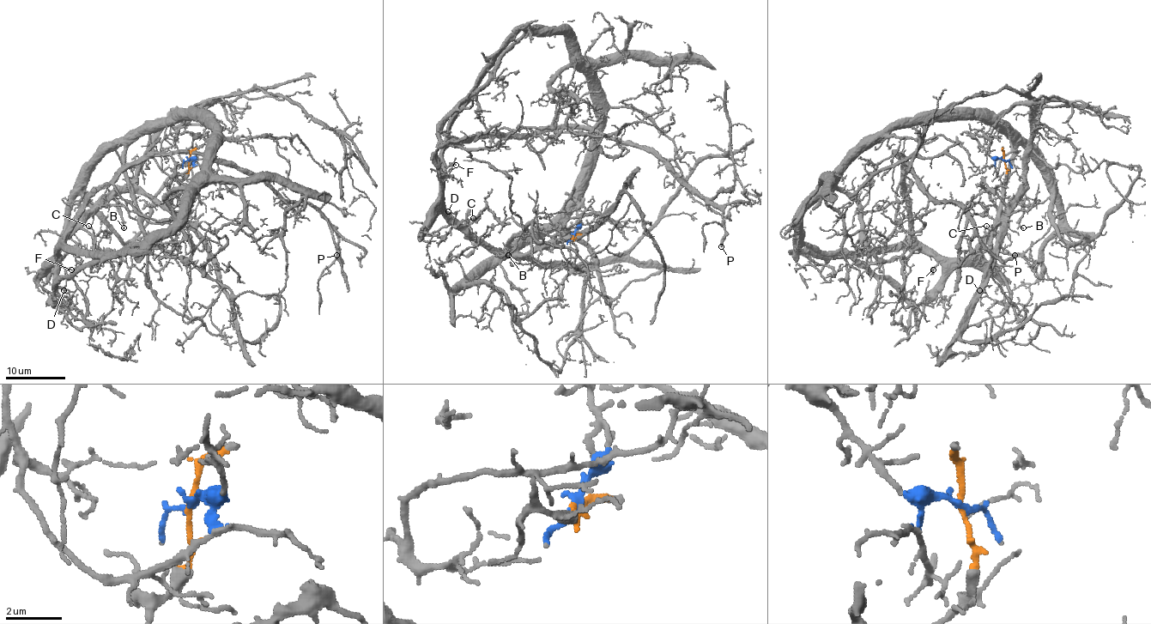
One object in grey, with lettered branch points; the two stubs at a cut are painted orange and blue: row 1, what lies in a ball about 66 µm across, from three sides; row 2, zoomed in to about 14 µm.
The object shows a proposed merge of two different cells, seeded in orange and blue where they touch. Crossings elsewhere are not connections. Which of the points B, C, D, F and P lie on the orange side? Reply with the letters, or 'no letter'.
B, C, D, F, P

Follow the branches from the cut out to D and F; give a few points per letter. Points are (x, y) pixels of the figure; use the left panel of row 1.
D: (189, 160), (168, 204), (113, 192), (61, 246), (39, 281), (61, 303), (69, 299), (64, 291)
F: (189, 160), (189, 172), (168, 204), (140, 192), (113, 192), (61, 246), (59, 263), (71, 269)

